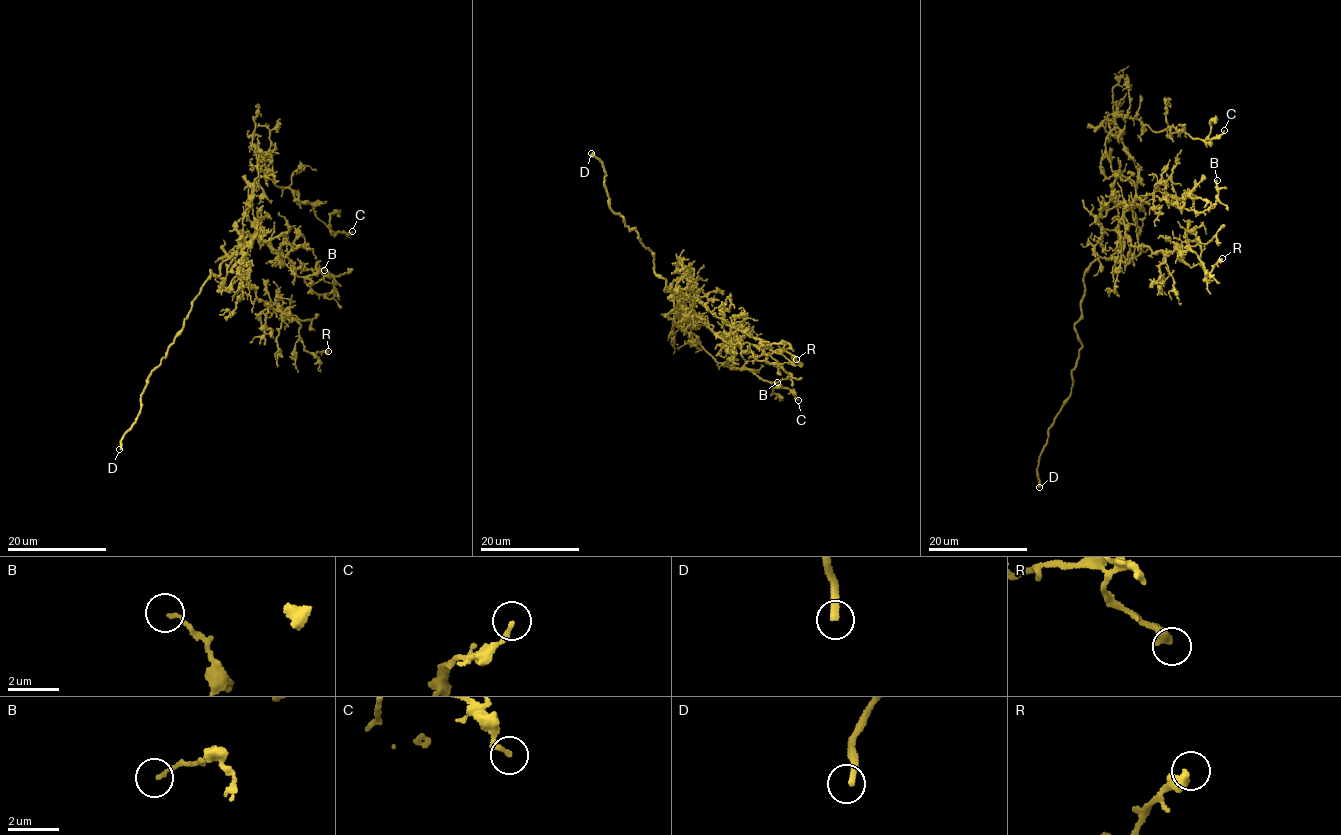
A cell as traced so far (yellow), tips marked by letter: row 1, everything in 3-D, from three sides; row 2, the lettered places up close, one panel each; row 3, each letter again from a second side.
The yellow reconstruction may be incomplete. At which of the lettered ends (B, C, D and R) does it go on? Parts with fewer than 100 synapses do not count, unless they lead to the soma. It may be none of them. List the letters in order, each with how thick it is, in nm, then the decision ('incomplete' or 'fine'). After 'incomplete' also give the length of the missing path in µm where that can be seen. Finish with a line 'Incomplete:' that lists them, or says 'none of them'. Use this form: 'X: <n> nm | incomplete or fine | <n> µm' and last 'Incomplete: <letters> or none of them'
B: 120 nm | fine
C: 180 nm | fine
D: 280 nm | incomplete | 35 µm
R: 400 nm | fine
Incomplete: D

